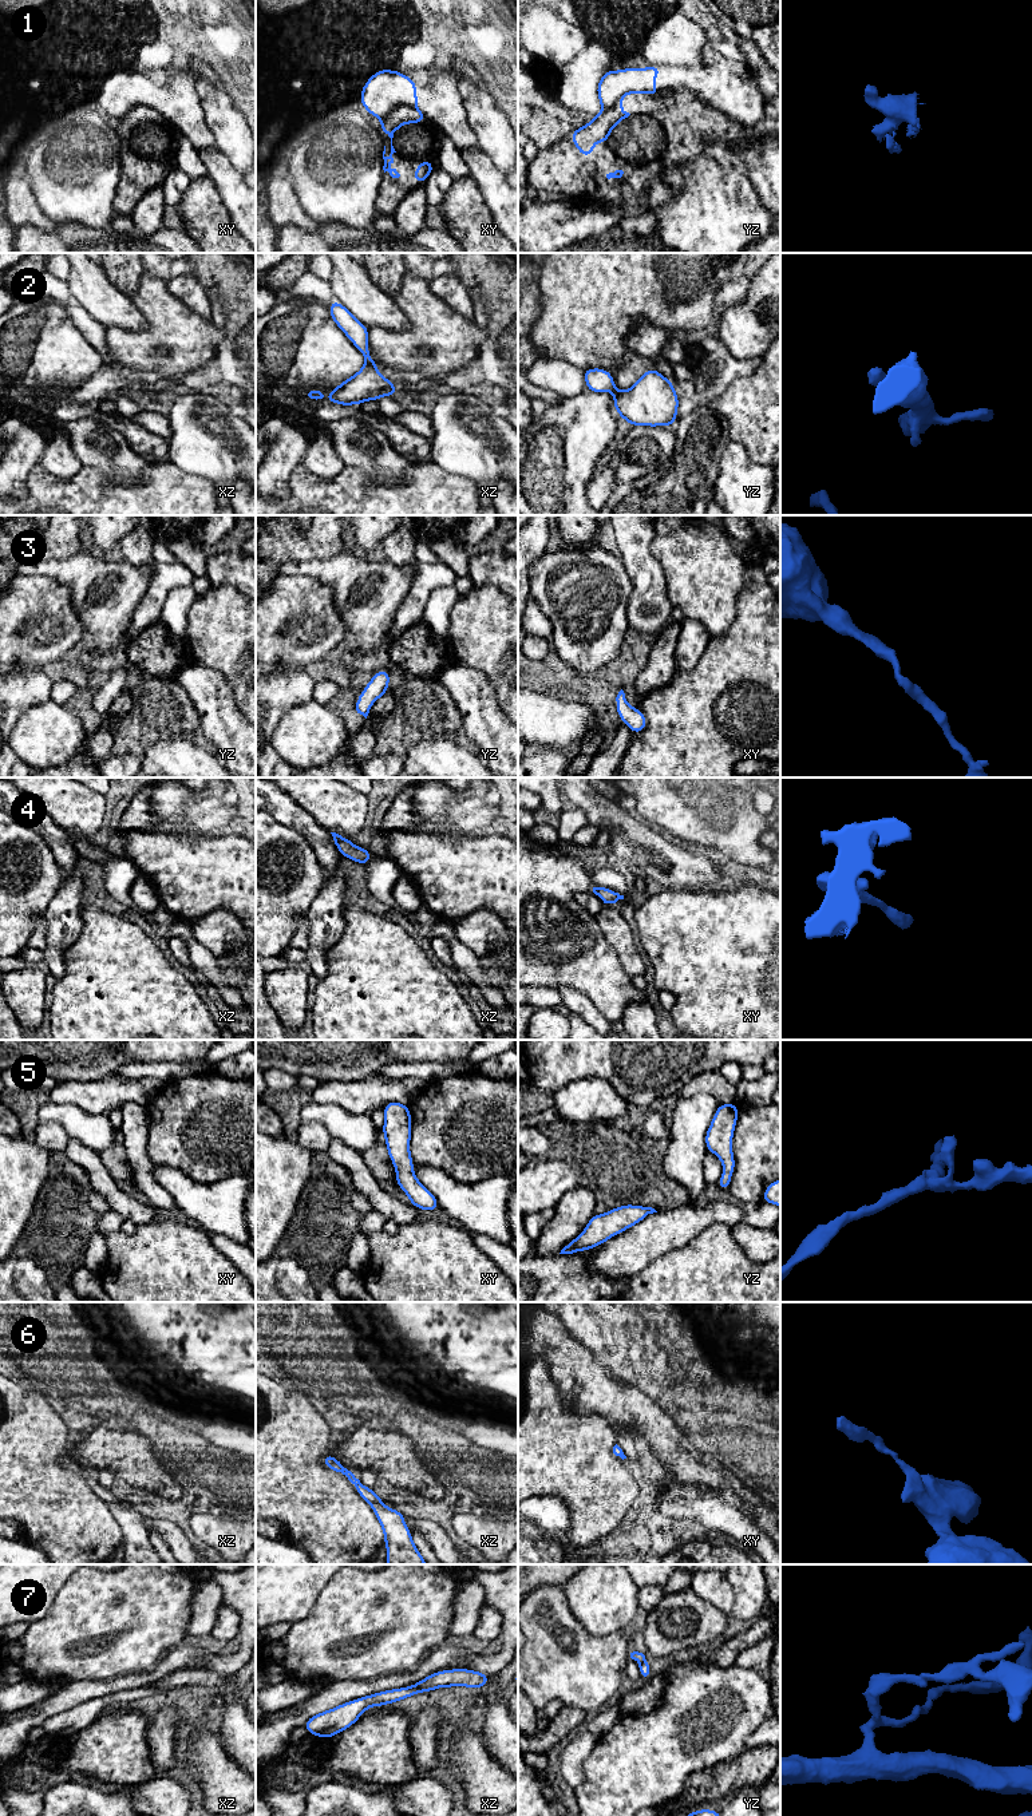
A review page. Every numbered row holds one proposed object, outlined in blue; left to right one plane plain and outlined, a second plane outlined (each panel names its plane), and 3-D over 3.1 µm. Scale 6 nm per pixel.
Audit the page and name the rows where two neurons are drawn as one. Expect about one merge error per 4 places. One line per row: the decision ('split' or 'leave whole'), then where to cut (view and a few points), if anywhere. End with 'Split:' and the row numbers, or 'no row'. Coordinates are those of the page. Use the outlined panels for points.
1: split | xy (414, 106), (396, 105), (380, 118)
2: leave whole | no cut
3: leave whole | no cut
4: leave whole | no cut
5: leave whole | no cut
6: leave whole | no cut
7: split | xz (412, 1685), (419, 1690)
Split: 1, 7

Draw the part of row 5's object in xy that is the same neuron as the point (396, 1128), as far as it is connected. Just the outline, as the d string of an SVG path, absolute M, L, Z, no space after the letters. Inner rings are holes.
M390 1101L384 1107L385 1121L381 1132L385 1136L388 1158L396 1170L396 1183L407 1194L410 1203L416 1208L435 1211L439 1203L414 1174L414 1163L410 1152L411 1111L408 1105Z

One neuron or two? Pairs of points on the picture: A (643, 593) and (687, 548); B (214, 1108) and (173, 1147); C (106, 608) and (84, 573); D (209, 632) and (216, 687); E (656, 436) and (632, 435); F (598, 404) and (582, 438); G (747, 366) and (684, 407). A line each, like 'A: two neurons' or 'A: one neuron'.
A: two neurons
B: one neuron
C: one neuron
D: two neurons
E: one neuron
F: one neuron
G: one neuron

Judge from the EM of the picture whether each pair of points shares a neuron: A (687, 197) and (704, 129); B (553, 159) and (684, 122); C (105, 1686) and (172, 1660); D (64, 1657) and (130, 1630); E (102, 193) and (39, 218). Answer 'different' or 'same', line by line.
A: different
B: same
C: same
D: same
E: different

